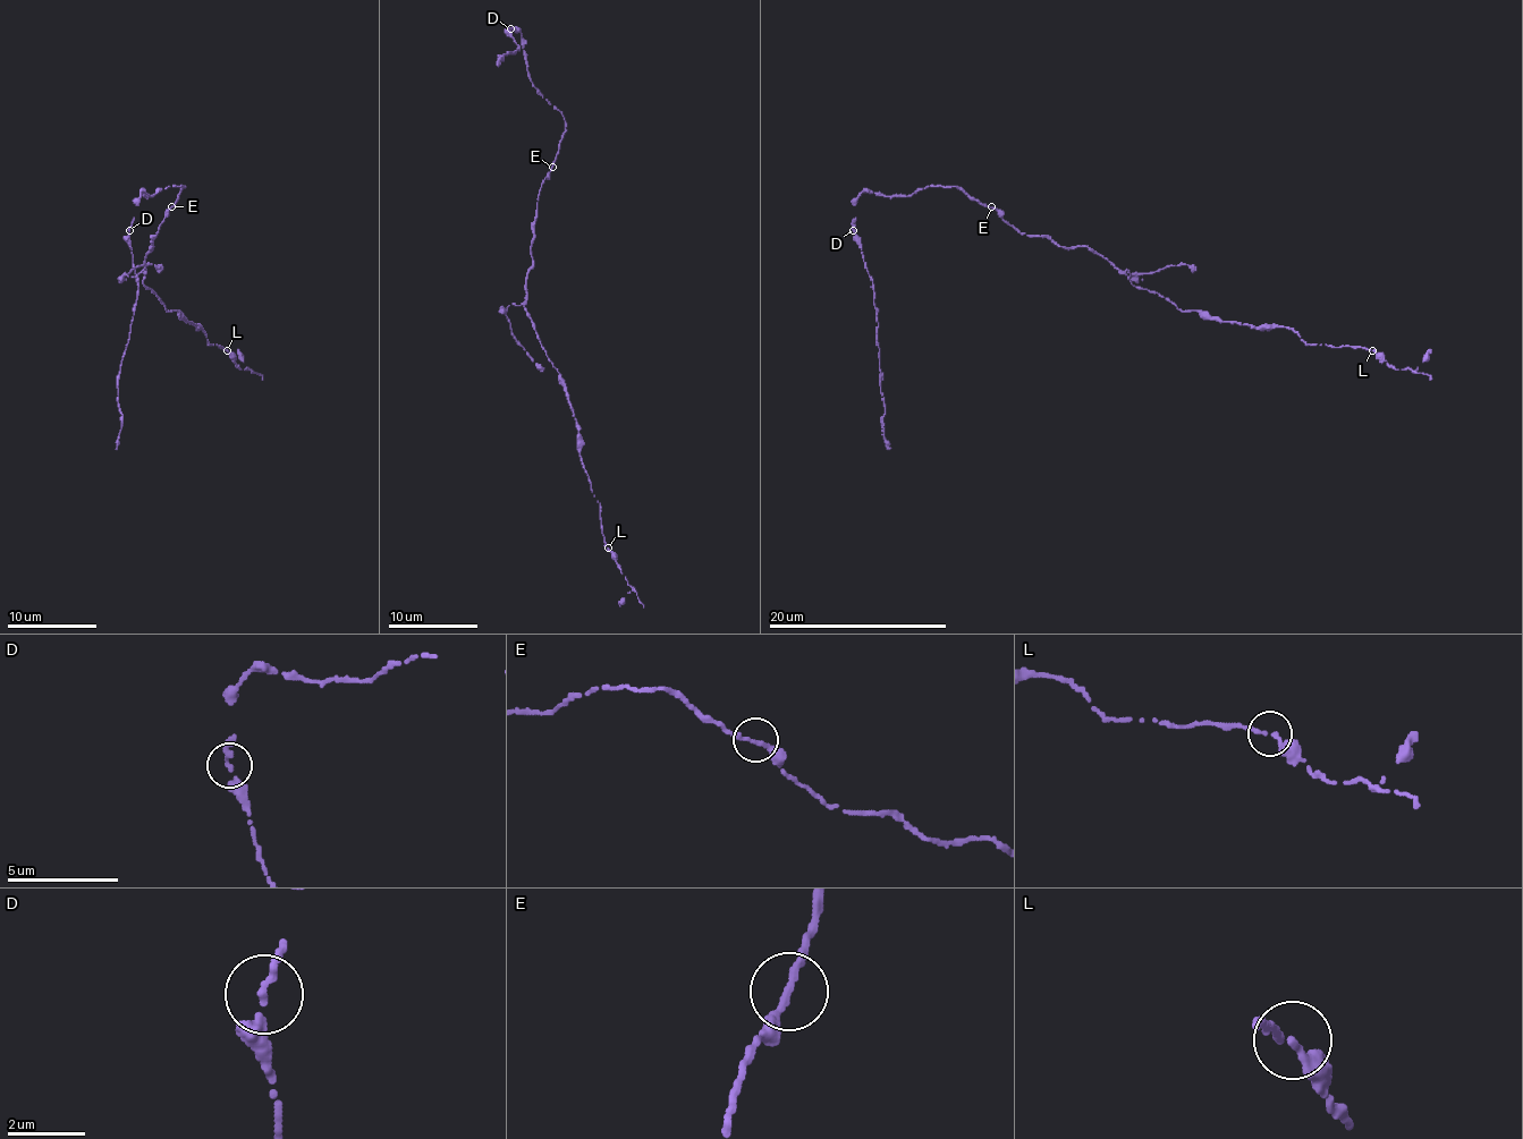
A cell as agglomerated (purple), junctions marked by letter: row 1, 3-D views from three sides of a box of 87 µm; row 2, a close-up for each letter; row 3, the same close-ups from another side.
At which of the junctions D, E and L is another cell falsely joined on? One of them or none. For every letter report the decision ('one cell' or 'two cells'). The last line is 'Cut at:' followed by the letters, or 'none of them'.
D: two cells
E: one cell
L: one cell
Cut at: D

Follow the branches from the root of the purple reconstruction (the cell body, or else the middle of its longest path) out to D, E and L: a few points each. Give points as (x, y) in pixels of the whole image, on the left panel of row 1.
D: (155, 236), (185, 187), (167, 187), (153, 195), (144, 195), (142, 192), (128, 229)
E: (155, 236), (171, 206)
L: (155, 236), (144, 258), (142, 282), (169, 312), (176, 309), (202, 330), (209, 343), (227, 350)

